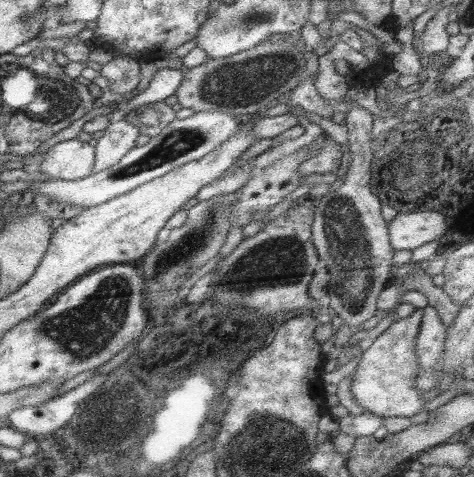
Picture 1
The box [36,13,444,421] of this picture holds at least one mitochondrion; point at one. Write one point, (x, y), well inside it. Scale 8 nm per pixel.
(347, 240)

